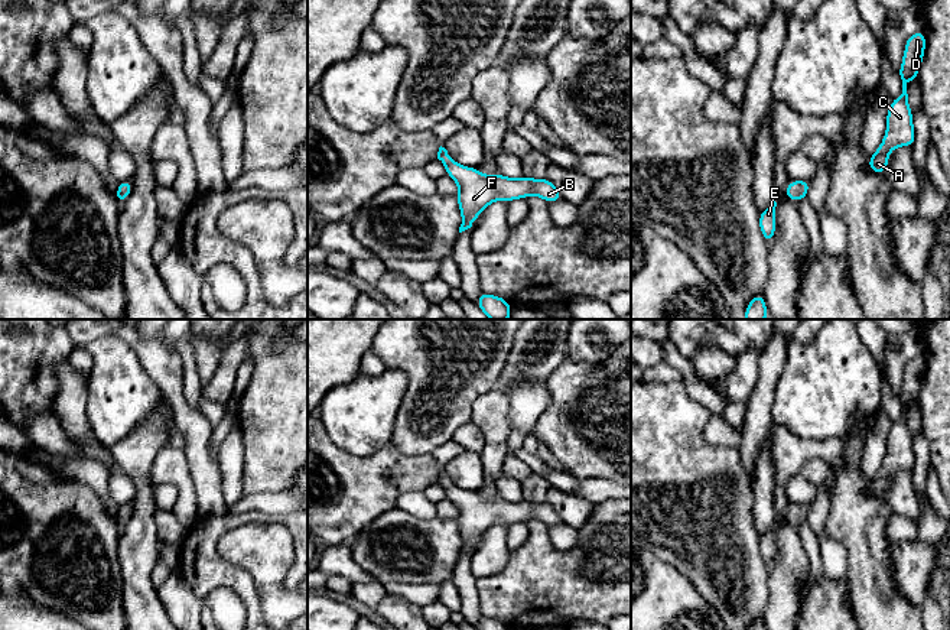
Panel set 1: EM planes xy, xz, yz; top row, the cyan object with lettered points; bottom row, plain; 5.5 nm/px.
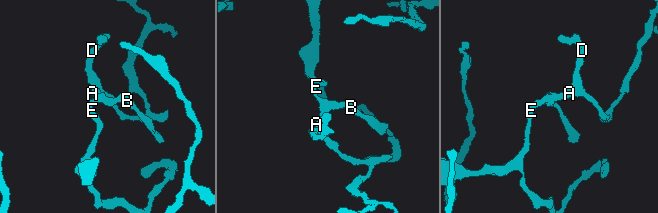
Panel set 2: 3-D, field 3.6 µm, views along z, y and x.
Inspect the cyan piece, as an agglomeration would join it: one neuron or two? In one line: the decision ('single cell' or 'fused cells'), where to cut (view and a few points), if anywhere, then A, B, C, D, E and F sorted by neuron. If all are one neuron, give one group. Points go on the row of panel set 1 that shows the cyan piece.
single cell; no cut; A B C D E F

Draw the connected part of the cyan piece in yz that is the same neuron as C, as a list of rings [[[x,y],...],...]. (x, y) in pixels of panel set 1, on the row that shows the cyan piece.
[[[920,30],[905,42],[905,52],[898,72],[902,81],[902,94],[891,101],[886,114],[886,133],[878,150],[869,156],[868,169],[886,175],[889,152],[899,146],[914,146],[912,111],[908,105],[907,84],[920,75],[925,49],[925,33]]]

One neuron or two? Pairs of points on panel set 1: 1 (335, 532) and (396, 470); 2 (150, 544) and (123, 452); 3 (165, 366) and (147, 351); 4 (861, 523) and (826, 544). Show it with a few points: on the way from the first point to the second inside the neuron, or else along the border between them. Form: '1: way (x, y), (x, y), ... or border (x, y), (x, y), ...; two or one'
1: way (345, 516), (380, 481); one
2: way (143, 520), (143, 481), (140, 476); one
3: way (160, 363), (152, 354); one
4: border (825, 531), (843, 546), (848, 570); two

